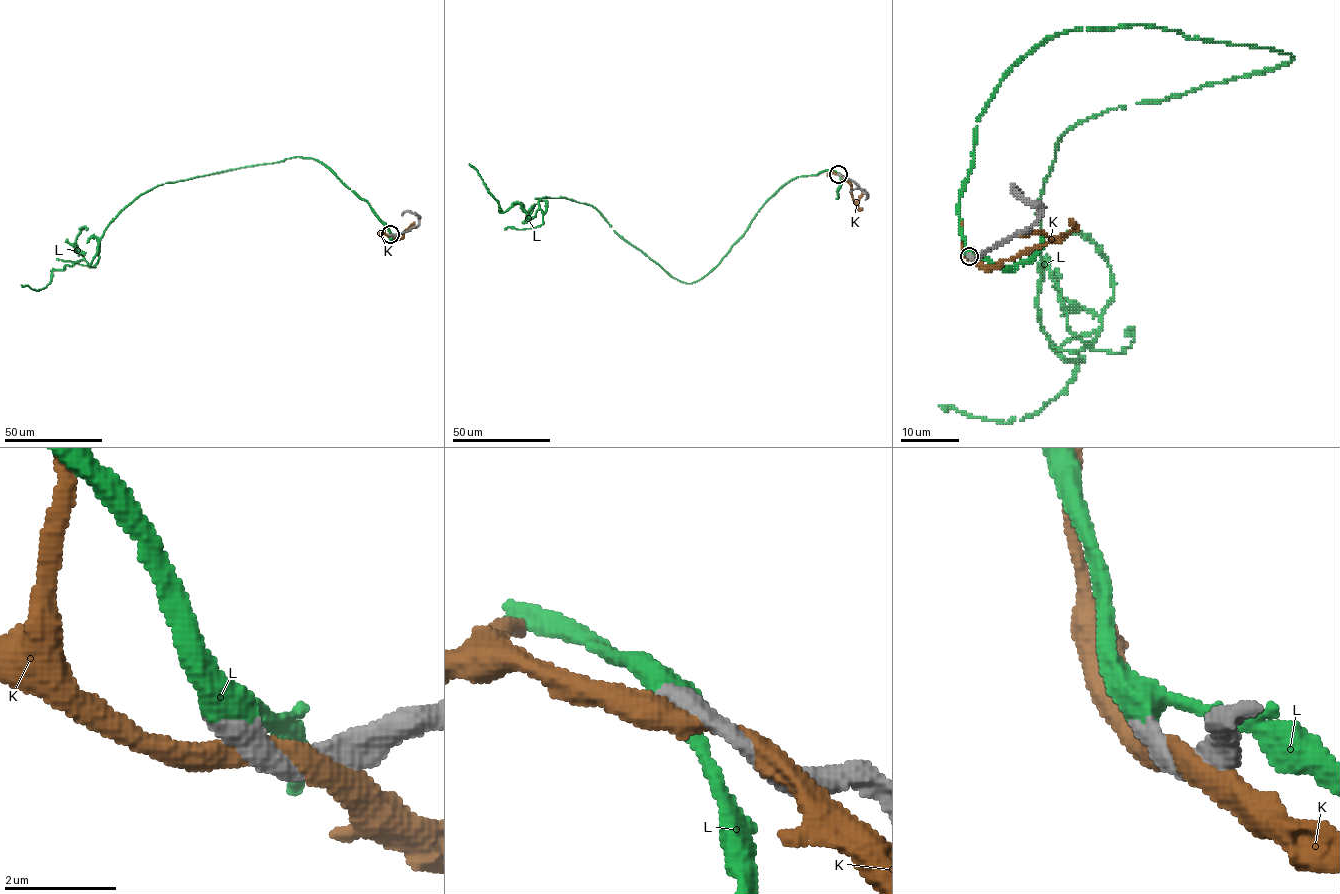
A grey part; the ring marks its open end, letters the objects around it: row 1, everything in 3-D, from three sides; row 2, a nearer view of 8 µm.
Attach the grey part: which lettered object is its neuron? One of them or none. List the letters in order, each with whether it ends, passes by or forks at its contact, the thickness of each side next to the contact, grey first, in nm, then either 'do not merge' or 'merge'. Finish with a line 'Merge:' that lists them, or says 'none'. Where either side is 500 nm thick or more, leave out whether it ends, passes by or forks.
K: it passes by; calibres 380 and 320 nm; do not merge
L: it passes by; calibres 420 and 440 nm; merge
Merge: L

